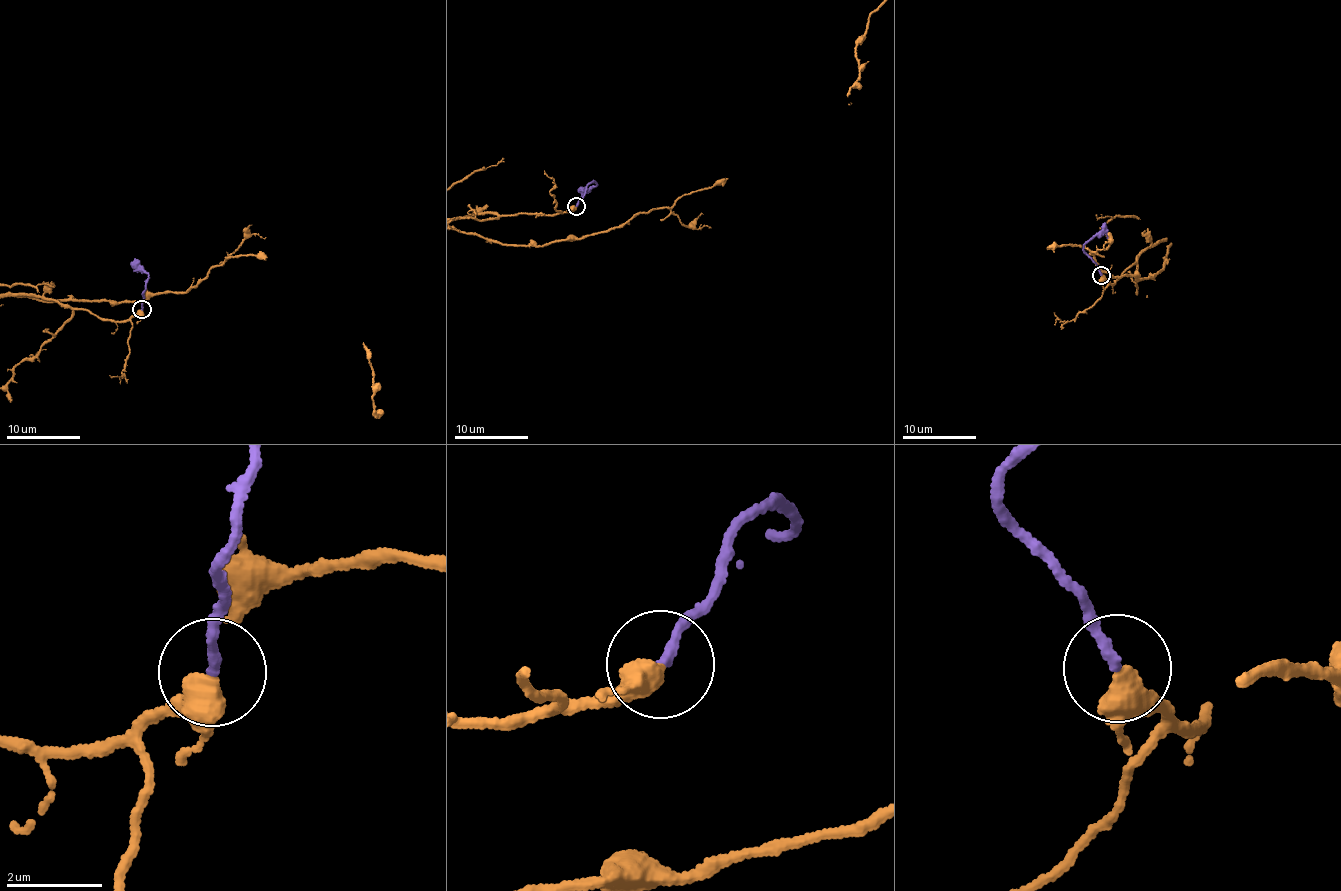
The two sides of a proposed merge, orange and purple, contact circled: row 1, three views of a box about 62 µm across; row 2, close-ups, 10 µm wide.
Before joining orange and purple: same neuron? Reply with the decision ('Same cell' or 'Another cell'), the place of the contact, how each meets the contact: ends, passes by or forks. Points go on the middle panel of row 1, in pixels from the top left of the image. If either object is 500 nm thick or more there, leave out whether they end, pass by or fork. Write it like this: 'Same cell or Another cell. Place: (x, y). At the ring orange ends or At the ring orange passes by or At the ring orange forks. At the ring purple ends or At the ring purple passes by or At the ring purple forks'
Same cell. Place: (576, 206). At the ring orange passes by. At the ring purple ends

